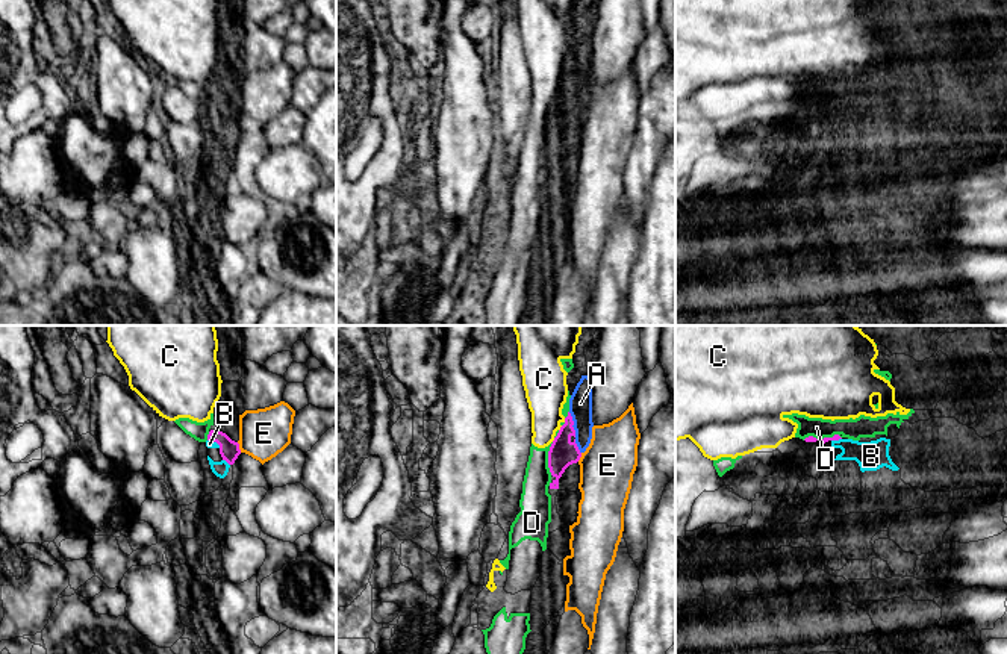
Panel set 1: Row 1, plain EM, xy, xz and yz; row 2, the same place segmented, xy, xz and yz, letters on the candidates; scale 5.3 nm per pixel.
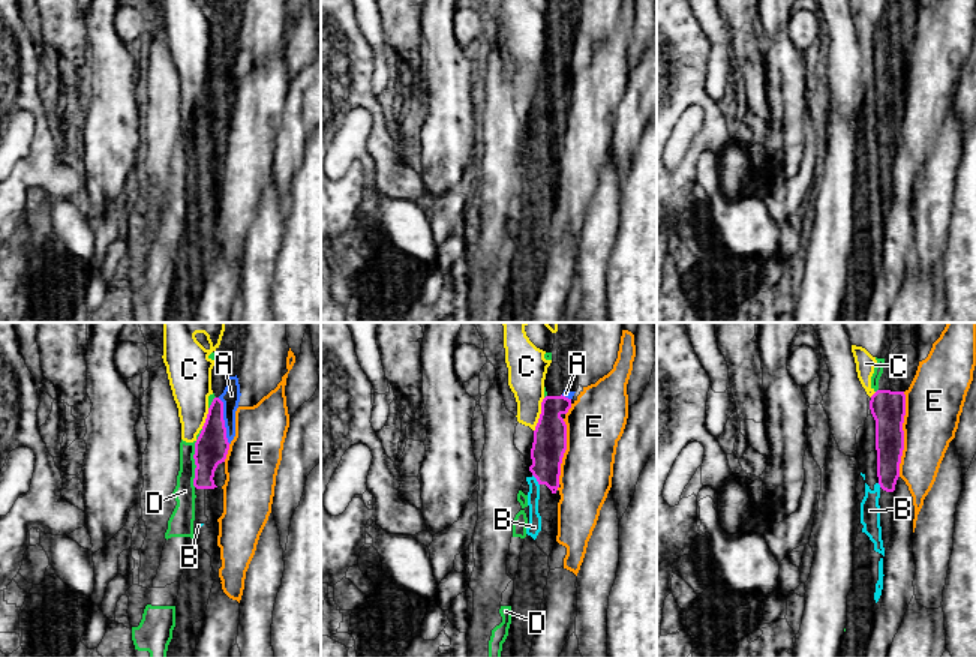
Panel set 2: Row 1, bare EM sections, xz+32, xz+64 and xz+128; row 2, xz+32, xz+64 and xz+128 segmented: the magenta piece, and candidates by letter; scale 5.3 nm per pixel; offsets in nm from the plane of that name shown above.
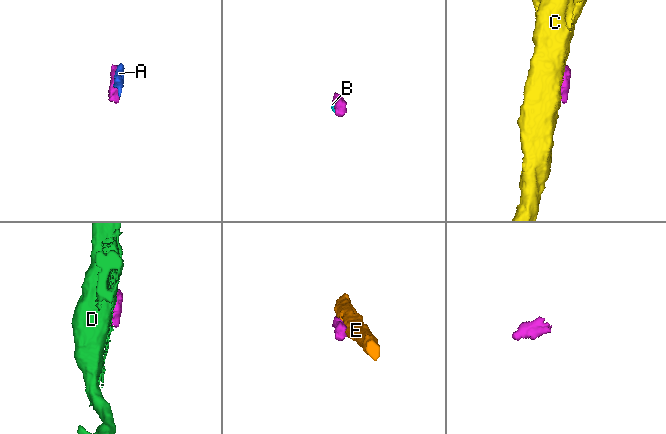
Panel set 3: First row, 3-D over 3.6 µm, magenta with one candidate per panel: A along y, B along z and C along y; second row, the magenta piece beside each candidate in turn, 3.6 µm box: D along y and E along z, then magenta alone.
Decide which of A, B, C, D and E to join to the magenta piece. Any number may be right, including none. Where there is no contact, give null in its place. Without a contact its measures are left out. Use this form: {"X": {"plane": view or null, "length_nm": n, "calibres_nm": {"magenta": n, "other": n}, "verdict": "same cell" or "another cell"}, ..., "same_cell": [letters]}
{"A": {"plane": "xz", "length_nm": 140, "calibres_nm": {"magenta": 150, "other": 130}, "verdict": "same cell"}, "B": {"plane": "yz", "length_nm": 60, "calibres_nm": {"magenta": 30, "other": 160}, "verdict": "same cell"}, "C": {"plane": "xz", "length_nm": 40, "calibres_nm": {"magenta": 150, "other": 220}, "verdict": "another cell"}, "D": {"plane": "yz", "length_nm": 200, "calibres_nm": {"magenta": 30, "other": 110}, "verdict": "another cell"}, "E": {"plane": "xy", "length_nm": 60, "calibres_nm": {"magenta": 110, "other": 260}, "verdict": "another cell"}, "same_cell": ["A", "B"]}

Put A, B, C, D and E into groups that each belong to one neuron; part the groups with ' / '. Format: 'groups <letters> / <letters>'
groups A B / C / D / E

